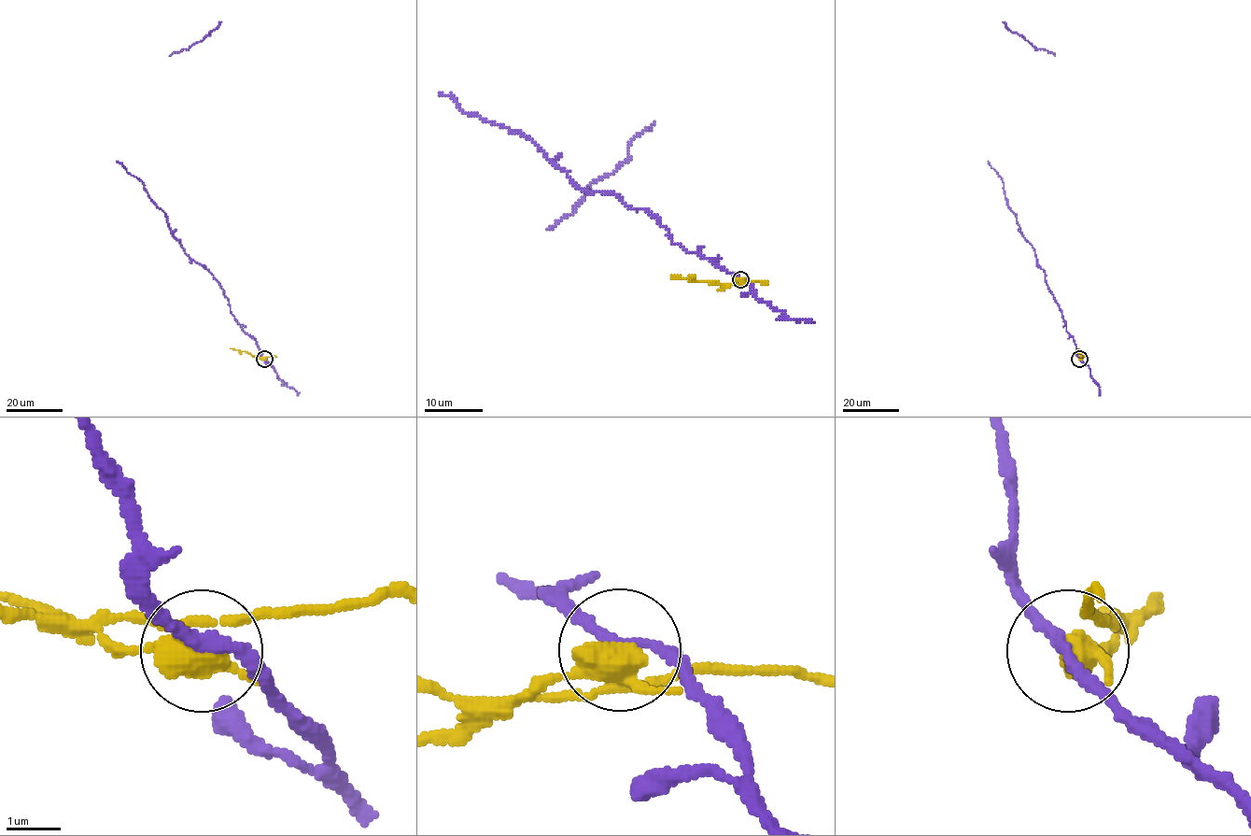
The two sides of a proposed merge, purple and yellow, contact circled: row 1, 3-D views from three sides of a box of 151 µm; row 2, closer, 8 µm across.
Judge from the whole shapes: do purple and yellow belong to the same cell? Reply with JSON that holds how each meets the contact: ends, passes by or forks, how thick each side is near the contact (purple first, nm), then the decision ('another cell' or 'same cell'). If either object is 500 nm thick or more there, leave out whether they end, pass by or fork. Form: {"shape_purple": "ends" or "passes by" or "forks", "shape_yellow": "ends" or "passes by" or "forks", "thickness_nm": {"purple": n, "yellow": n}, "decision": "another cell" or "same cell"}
{"shape_purple": "passes by", "shape_yellow": "passes by", "thickness_nm": {"purple": 200, "yellow": 480}, "decision": "another cell"}

